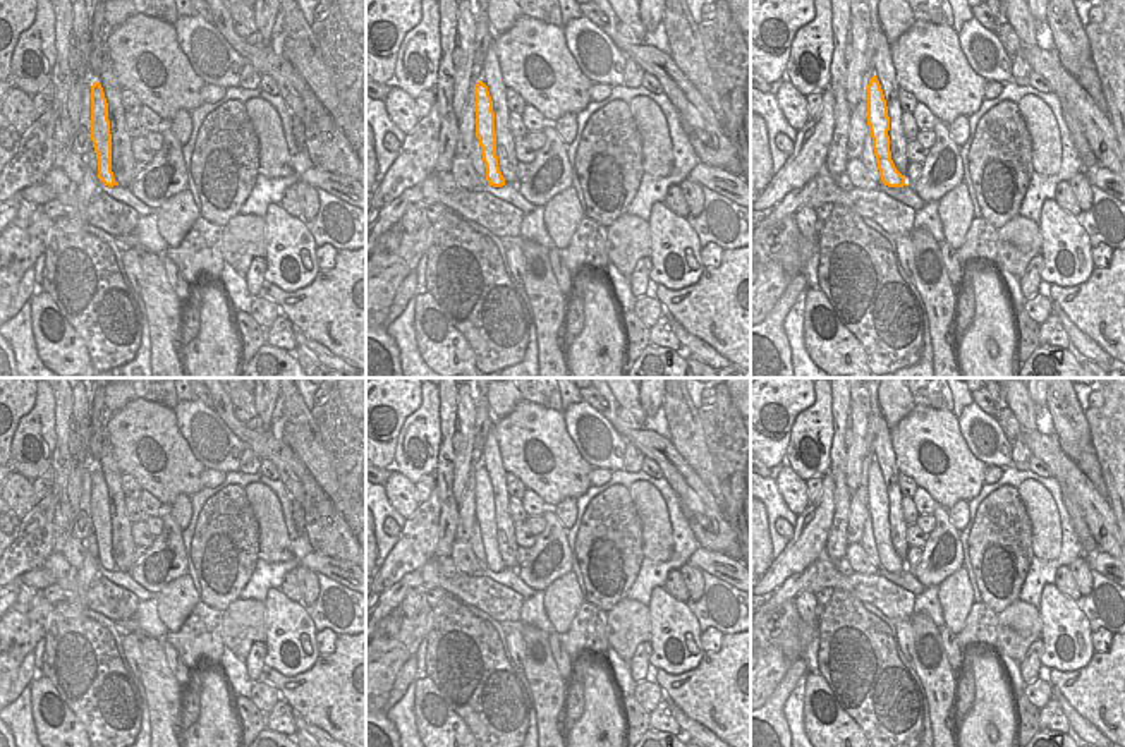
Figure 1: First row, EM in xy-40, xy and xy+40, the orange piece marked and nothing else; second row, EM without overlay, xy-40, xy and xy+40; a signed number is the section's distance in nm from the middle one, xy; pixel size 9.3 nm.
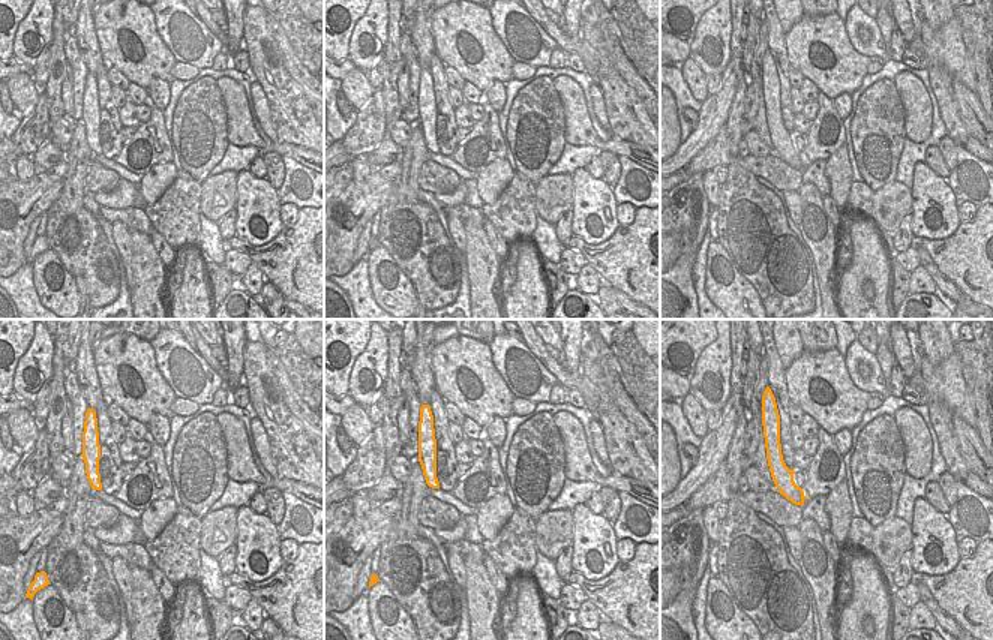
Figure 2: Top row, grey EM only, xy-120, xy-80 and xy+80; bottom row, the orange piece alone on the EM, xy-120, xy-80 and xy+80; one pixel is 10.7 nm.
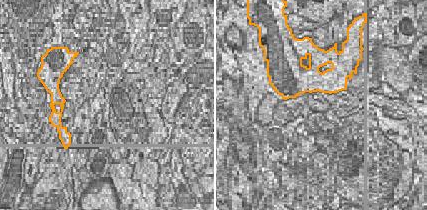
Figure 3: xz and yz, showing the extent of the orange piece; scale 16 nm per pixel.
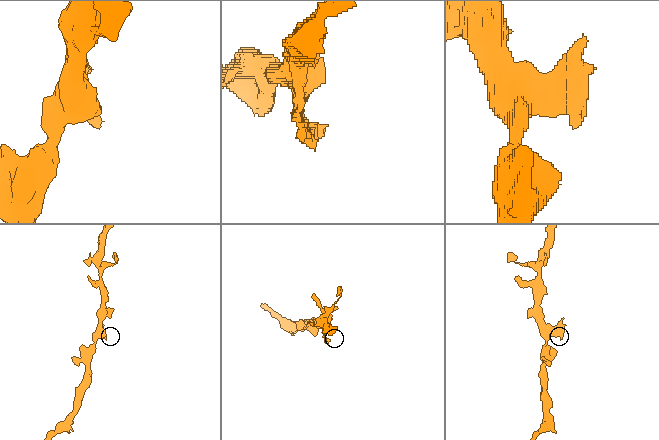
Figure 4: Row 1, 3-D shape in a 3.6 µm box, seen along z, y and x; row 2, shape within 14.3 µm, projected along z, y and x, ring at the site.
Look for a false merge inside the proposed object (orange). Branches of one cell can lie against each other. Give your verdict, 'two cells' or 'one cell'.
one cell

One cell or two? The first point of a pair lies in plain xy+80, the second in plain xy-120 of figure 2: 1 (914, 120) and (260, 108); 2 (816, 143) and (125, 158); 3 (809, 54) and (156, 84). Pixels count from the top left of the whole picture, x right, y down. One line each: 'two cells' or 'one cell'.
1: two cells
2: one cell
3: two cells

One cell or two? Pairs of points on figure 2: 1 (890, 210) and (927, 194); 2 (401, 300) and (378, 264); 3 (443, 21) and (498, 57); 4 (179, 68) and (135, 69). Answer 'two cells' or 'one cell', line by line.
1: two cells
2: one cell
3: one cell
4: two cells

